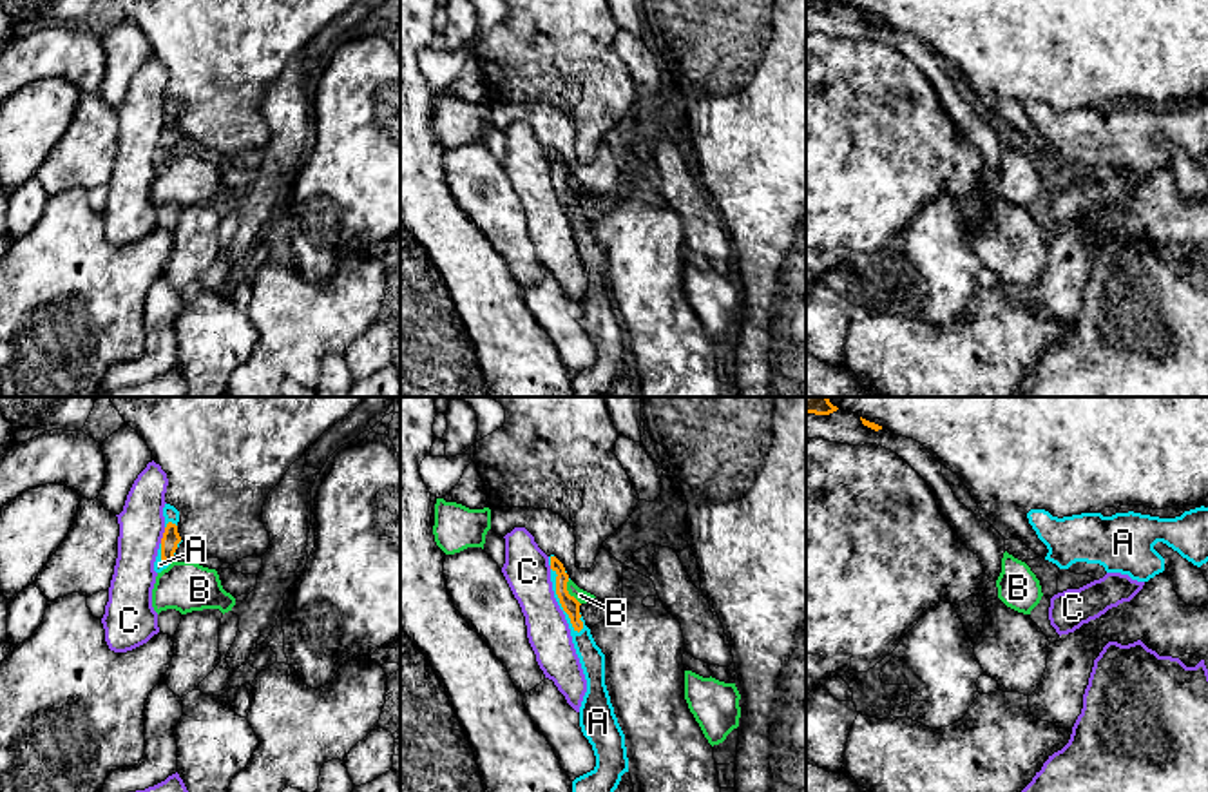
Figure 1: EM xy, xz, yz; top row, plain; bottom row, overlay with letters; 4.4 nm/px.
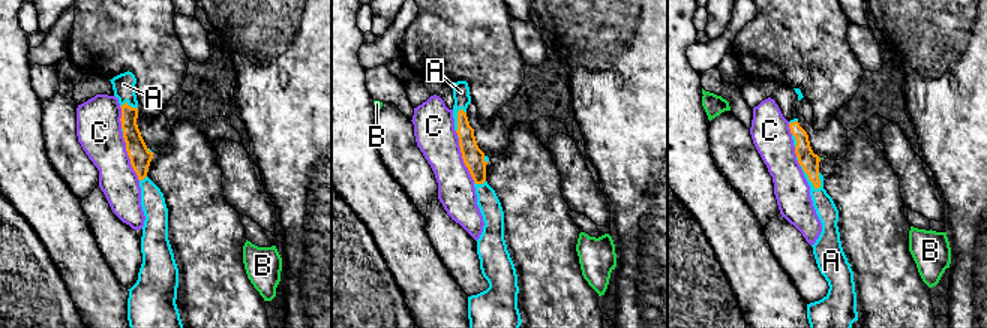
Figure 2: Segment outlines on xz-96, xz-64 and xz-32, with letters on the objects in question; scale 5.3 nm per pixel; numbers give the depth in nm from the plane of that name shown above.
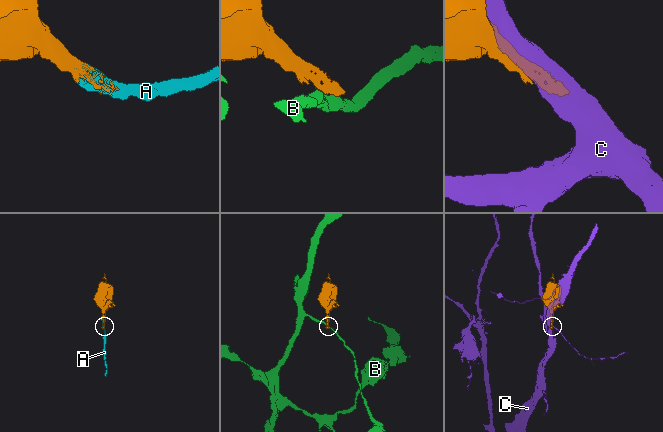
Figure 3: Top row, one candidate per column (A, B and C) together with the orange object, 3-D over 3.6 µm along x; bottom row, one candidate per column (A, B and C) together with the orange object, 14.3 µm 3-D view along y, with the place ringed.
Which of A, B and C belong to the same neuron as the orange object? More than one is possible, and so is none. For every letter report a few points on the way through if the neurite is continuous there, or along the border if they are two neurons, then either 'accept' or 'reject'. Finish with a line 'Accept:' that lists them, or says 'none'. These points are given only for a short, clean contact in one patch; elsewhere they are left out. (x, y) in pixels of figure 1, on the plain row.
A: accept
B: border xz (567, 174), (567, 185), (580, 198); reject
C: reject
Accept: A

